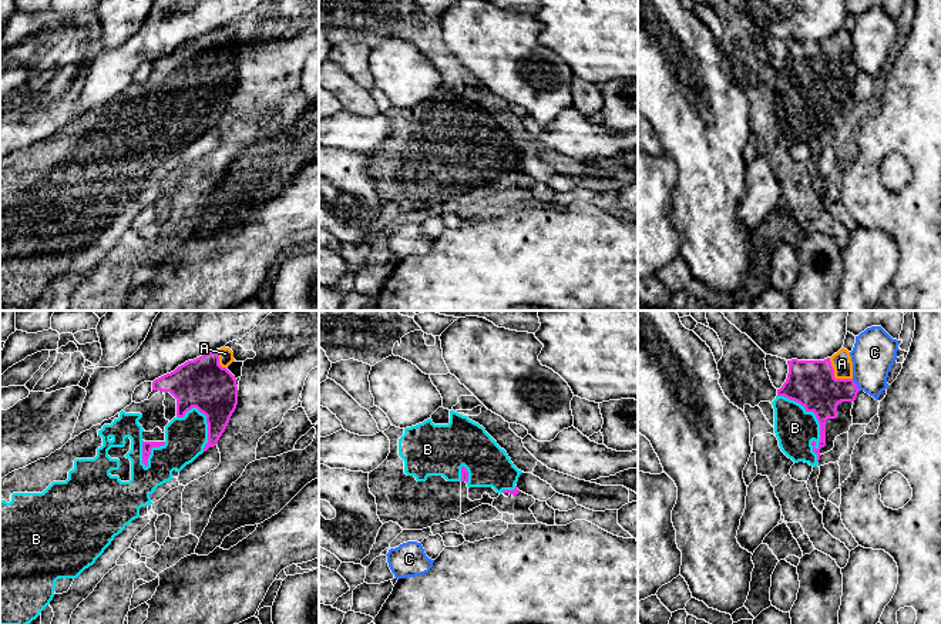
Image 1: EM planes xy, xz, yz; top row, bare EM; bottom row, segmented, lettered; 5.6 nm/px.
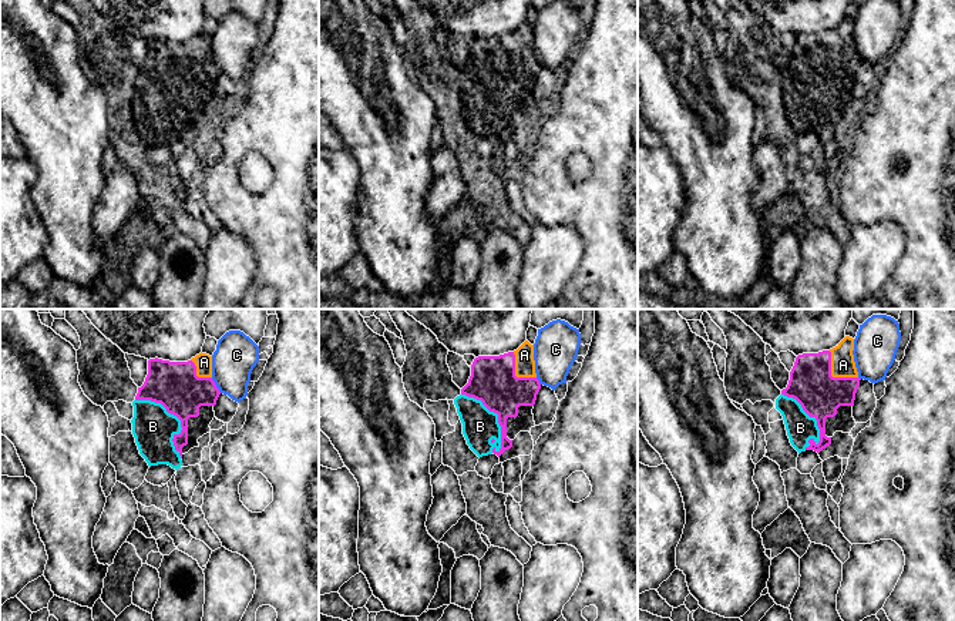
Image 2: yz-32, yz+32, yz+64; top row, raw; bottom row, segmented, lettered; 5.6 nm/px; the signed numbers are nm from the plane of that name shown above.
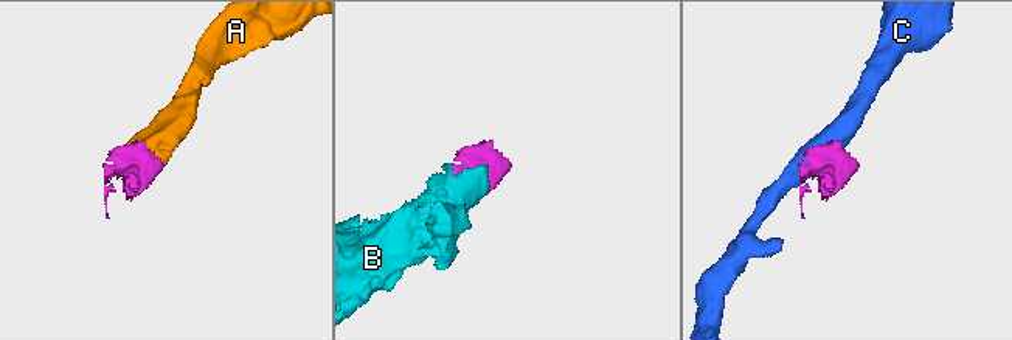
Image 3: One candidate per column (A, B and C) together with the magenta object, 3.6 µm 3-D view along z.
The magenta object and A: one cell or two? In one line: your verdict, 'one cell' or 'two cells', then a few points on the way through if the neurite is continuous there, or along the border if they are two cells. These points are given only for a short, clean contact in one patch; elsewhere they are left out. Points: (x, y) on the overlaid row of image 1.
one cell

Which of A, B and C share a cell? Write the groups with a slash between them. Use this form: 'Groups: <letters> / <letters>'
Groups: A B / C

